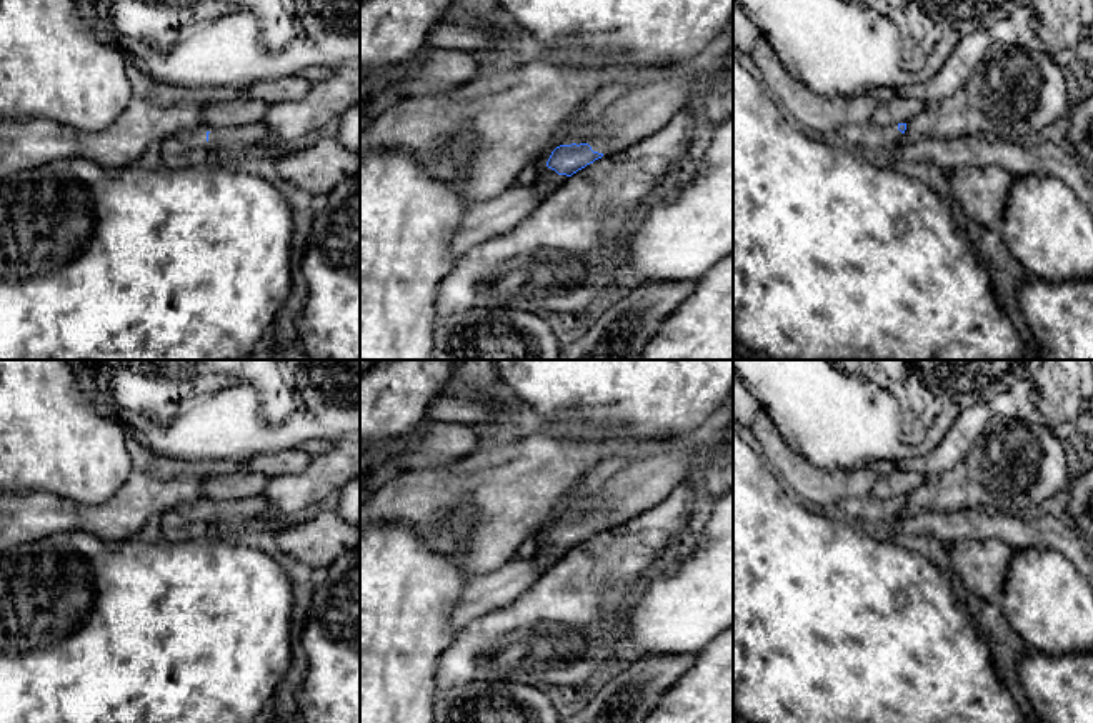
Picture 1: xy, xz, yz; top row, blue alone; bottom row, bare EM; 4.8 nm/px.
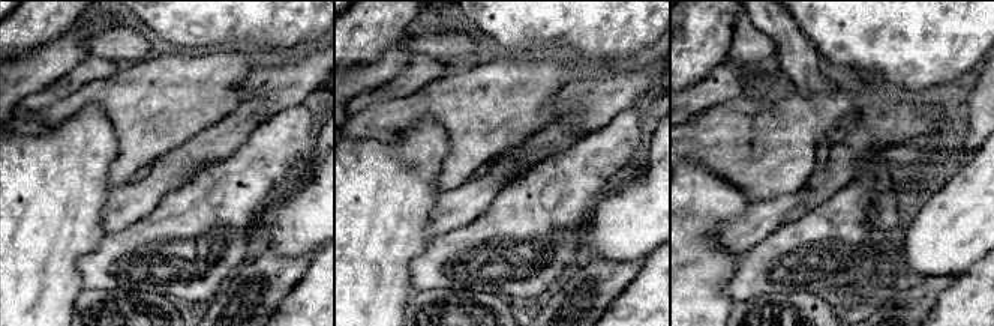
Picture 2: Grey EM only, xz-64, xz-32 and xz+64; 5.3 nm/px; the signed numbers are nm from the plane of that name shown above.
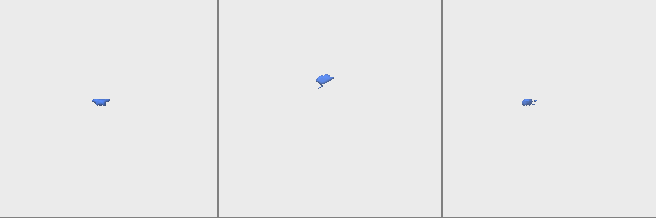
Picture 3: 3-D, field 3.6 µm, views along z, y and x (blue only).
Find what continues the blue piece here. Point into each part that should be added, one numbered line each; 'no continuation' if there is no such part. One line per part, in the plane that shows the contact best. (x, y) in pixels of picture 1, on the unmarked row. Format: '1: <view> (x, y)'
1: xz (640, 482)
2: xz (547, 553)

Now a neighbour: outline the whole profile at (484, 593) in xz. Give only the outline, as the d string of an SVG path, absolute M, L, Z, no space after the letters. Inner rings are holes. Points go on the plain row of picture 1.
M535 556L515 558L495 571L470 576L450 615L452 626L462 630L473 620L513 603L538 576Z

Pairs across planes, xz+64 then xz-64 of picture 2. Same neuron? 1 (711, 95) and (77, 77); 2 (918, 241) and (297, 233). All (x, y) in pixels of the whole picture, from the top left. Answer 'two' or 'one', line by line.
1: one
2: one

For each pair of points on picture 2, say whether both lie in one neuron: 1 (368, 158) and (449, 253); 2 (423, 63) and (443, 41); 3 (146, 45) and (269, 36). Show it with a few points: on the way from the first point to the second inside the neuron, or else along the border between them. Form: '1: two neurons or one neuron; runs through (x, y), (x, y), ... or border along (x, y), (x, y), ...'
1: two neurons; border along (435, 236), (411, 262)
2: two neurons; border along (416, 54), (452, 60), (456, 65)
3: two neurons; border along (134, 21), (158, 42)

